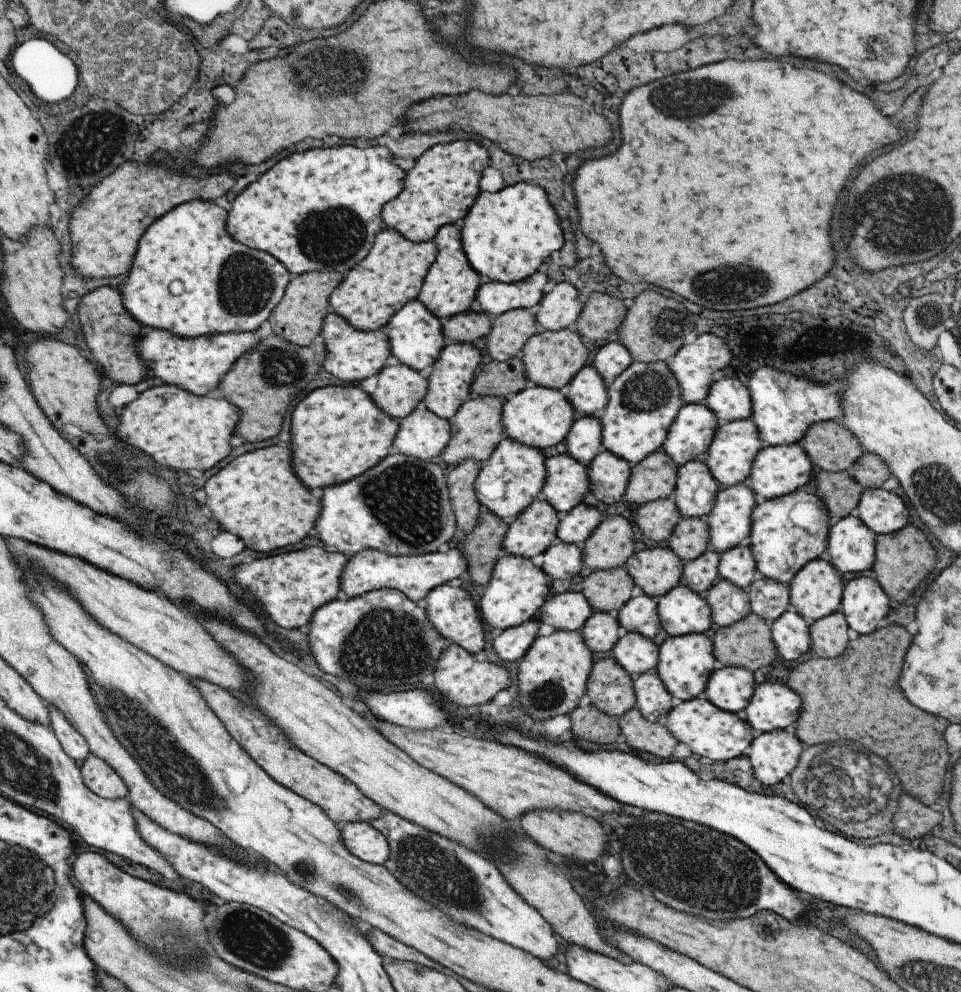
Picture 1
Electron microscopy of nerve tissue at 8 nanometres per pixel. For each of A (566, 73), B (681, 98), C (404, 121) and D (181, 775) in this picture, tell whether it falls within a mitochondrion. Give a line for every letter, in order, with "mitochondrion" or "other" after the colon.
A: other
B: mitochondrion
C: other
D: mitochondrion

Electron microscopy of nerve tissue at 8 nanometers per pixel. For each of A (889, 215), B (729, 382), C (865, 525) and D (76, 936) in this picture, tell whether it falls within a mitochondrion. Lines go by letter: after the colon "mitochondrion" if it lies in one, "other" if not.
A: mitochondrion
B: other
C: other
D: other

